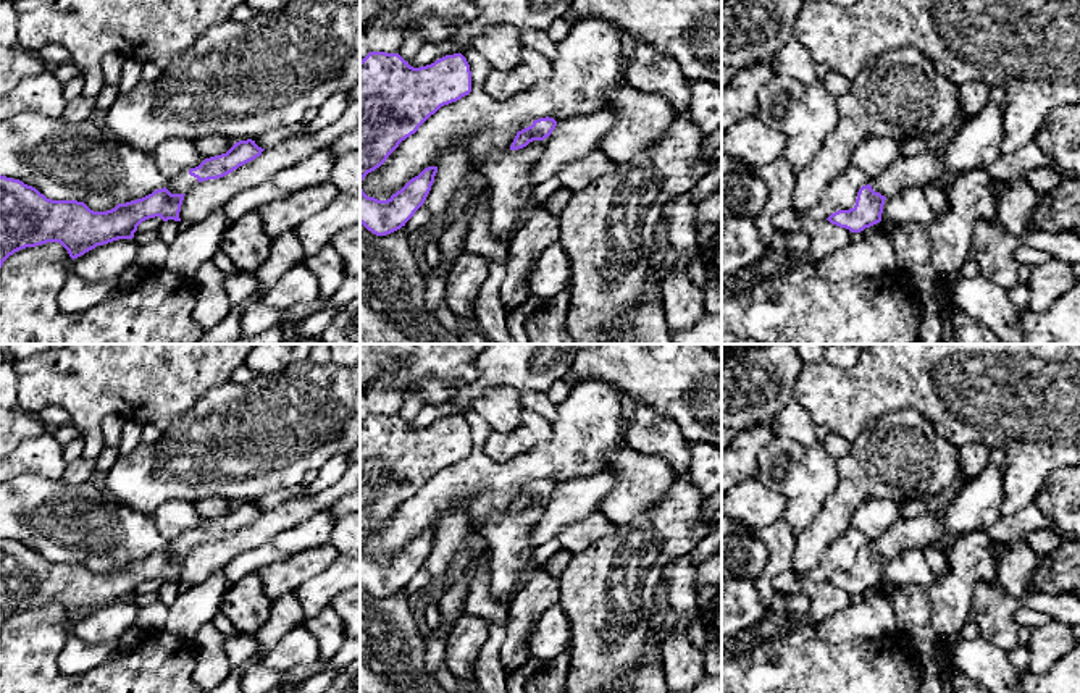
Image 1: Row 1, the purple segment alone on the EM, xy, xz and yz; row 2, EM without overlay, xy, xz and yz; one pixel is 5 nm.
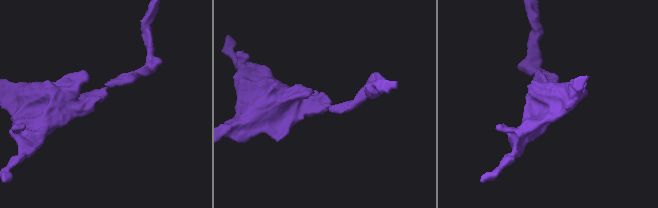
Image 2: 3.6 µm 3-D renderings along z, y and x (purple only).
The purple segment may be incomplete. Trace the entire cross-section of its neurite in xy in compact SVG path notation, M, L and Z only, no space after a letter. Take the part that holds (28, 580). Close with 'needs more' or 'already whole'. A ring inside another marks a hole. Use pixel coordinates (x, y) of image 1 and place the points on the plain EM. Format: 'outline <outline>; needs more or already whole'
outline M252 501L239 502L226 515L205 520L199 528L168 540L163 551L157 551L137 562L118 565L107 573L94 573L77 562L47 561L36 549L0 536L0 630L10 617L26 609L60 604L74 622L97 607L118 601L132 601L137 588L149 580L160 578L163 583L181 583L179 573L184 557L194 546L223 540L260 519L263 512Z; needs more

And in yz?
outline M988 464L978 477L965 481L959 496L946 509L943 509L940 515L923 514L919 517L899 519L886 530L885 535L870 540L870 544L859 551L856 567L852 570L838 572L827 582L831 586L849 591L851 594L860 594L865 590L880 585L885 562L907 548L922 551L925 548L949 546L952 541L967 533L986 531L999 519L999 507L1004 499L1004 477L1006 464Z; needs more

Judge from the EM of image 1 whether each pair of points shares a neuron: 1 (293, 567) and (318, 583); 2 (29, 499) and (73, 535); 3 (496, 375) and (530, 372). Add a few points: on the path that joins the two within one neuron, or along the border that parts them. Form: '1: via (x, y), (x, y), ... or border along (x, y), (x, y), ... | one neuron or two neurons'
1: border along (339, 556), (294, 590) | two neurons
2: via (41, 511), (62, 524) | one neuron
3: via (504, 372), (522, 372) | one neuron

